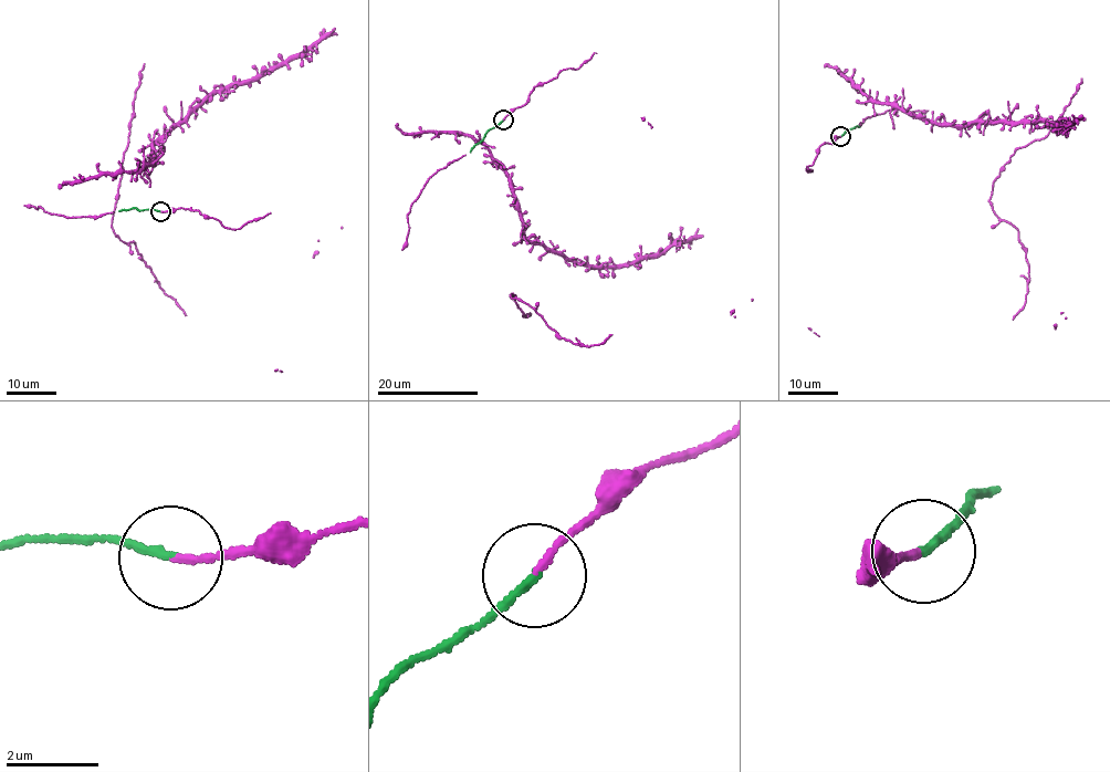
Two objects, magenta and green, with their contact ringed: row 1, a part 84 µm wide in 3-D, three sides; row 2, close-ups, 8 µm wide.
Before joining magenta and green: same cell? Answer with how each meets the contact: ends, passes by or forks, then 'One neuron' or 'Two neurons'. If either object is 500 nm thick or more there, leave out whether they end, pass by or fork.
At the ring magenta ends. At the ring green ends. One neuron

